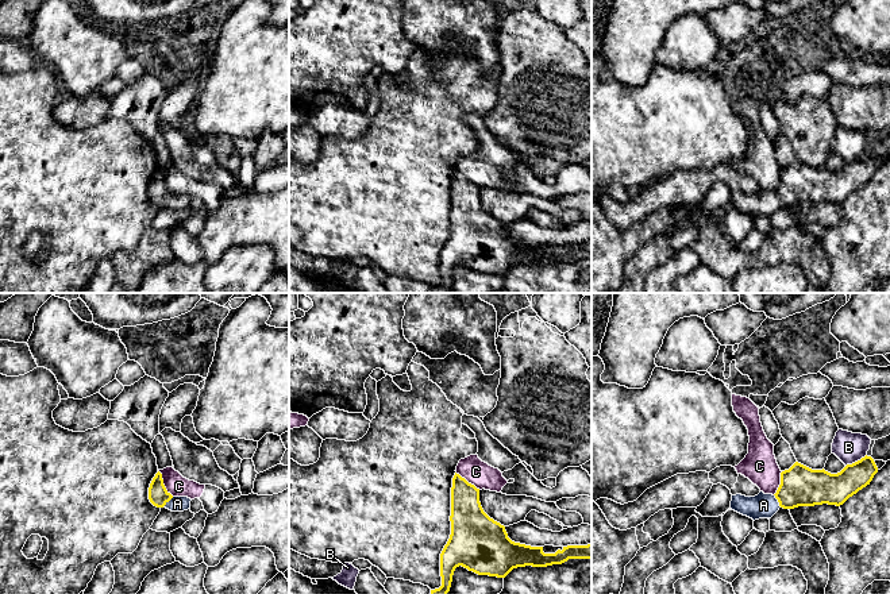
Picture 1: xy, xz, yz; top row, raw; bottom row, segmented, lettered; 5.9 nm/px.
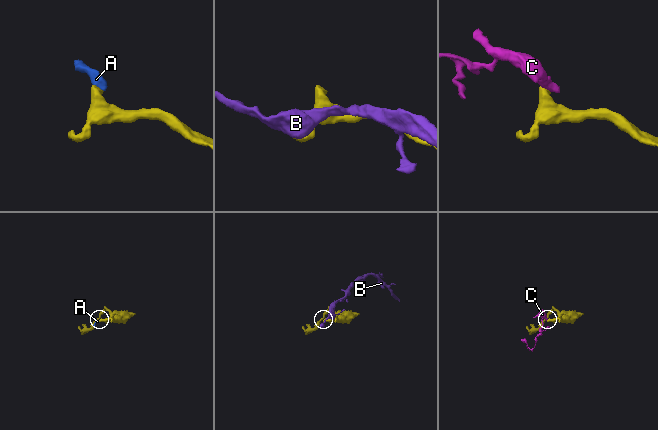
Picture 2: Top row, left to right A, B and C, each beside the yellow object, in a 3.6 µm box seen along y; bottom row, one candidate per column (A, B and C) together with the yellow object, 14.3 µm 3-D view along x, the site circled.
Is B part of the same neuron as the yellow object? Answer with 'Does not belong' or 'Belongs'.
Does not belong

